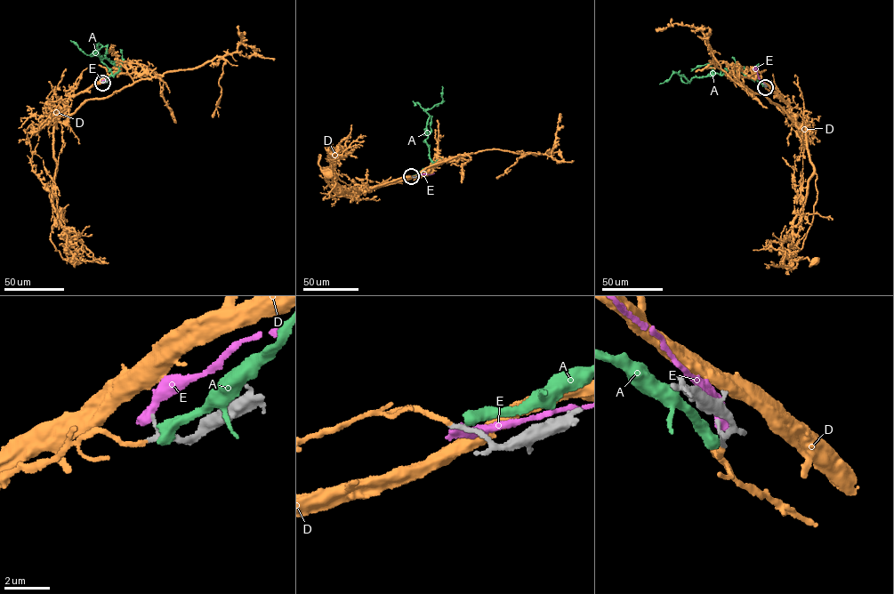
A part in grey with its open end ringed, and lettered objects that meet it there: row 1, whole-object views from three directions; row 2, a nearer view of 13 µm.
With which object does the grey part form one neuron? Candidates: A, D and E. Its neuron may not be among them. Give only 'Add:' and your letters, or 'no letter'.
Add: D

